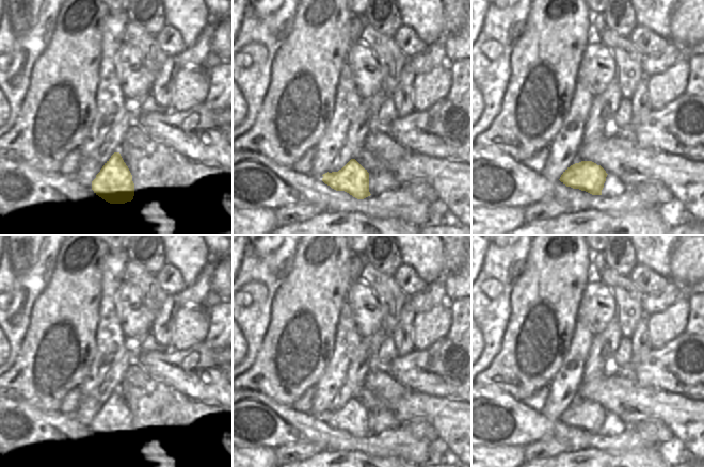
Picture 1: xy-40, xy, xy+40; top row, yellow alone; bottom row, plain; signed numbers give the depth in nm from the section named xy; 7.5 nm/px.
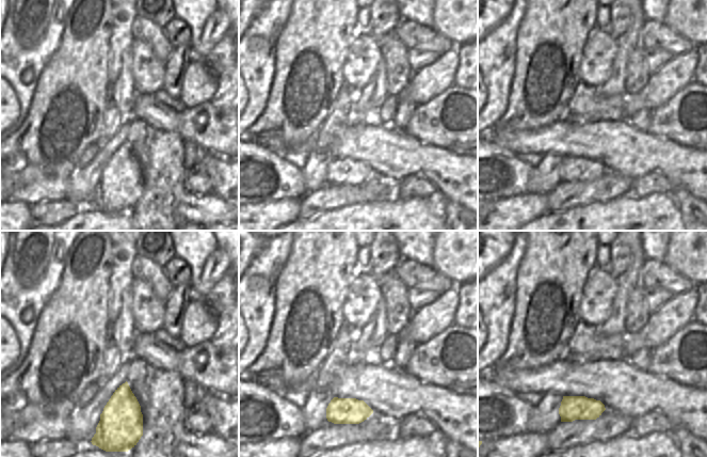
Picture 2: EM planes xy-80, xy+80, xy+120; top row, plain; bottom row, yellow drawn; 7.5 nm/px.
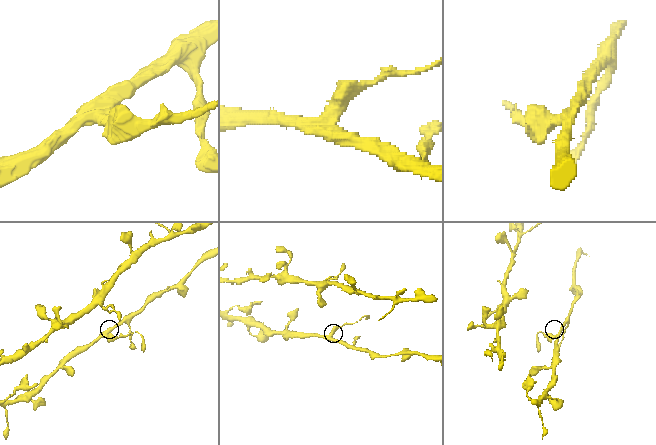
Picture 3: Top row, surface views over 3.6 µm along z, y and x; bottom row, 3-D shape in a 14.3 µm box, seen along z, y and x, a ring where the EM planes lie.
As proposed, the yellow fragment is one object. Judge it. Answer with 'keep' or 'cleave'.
cleave

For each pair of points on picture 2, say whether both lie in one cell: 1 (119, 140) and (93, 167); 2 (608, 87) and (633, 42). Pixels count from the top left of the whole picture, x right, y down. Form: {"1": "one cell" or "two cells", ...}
{"1": "one cell", "2": "one cell"}

